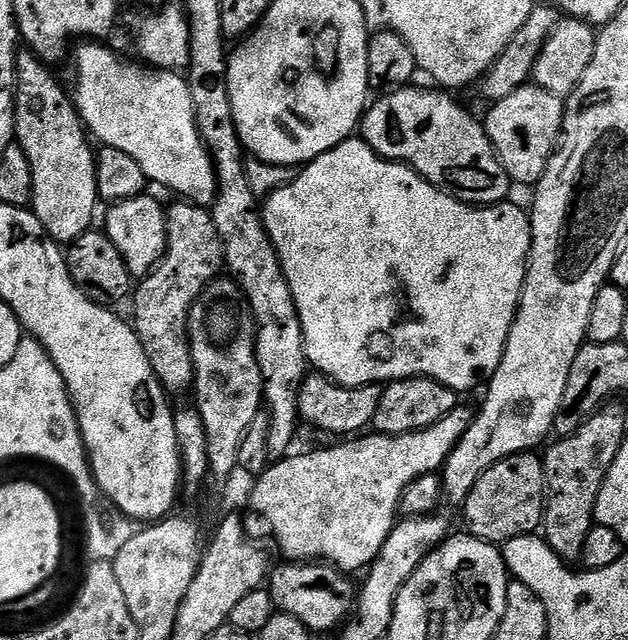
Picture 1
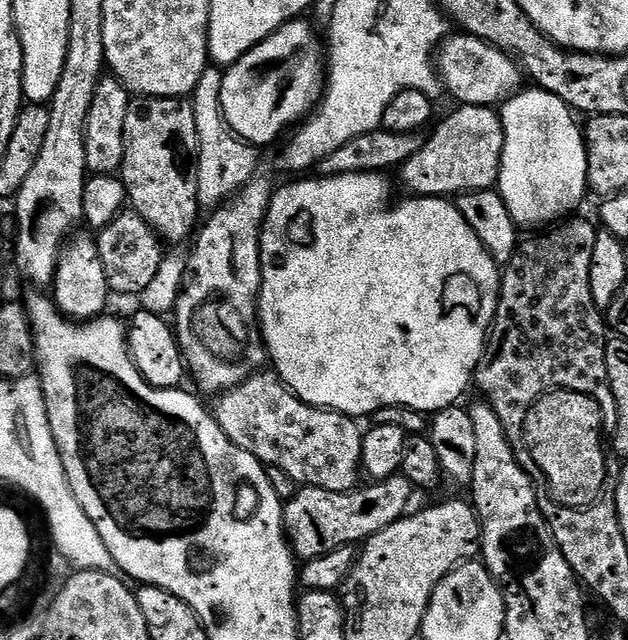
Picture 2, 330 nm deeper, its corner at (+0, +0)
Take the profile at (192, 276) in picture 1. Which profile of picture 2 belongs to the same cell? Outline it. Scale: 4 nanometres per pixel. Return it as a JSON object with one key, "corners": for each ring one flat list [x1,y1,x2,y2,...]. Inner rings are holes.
{"corners":[[141,96,133,99,126,110,124,137,126,154,119,175,123,179,124,189,128,191,127,203,131,211,138,213,156,231,161,241,169,245,172,243,172,246,180,246,188,235,189,239,197,231,201,223,200,215,202,215,196,173,196,155,200,153,200,147,198,130,194,126,191,99,162,98,161,96]]}

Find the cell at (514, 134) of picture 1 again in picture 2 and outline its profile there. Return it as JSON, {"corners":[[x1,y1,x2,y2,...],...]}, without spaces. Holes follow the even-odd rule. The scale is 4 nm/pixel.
{"corners":[[461,104,452,113,431,129,432,137,425,139,420,151,415,152,399,169,400,180,416,196,438,196,455,198,469,190,483,192,491,189,500,179,500,163,504,153,504,127,499,111,495,107]]}

